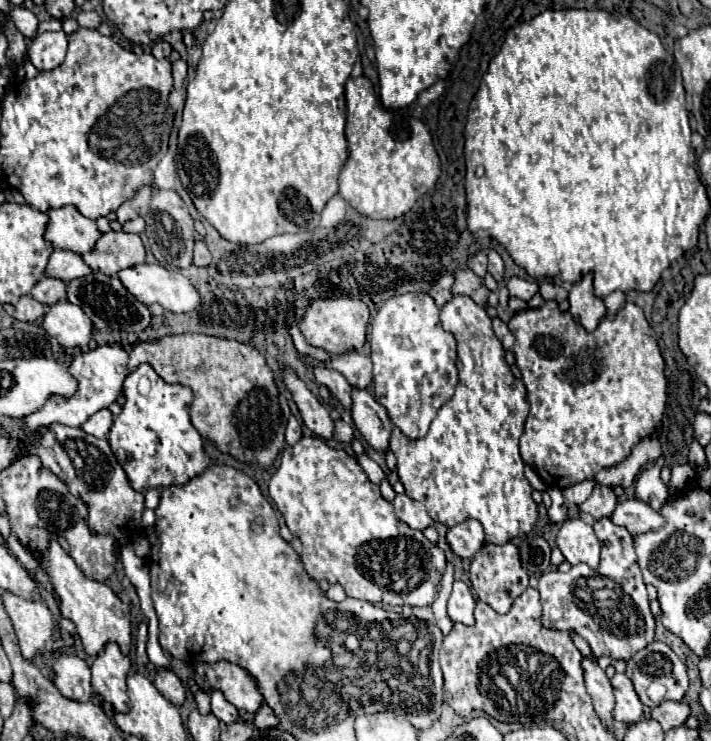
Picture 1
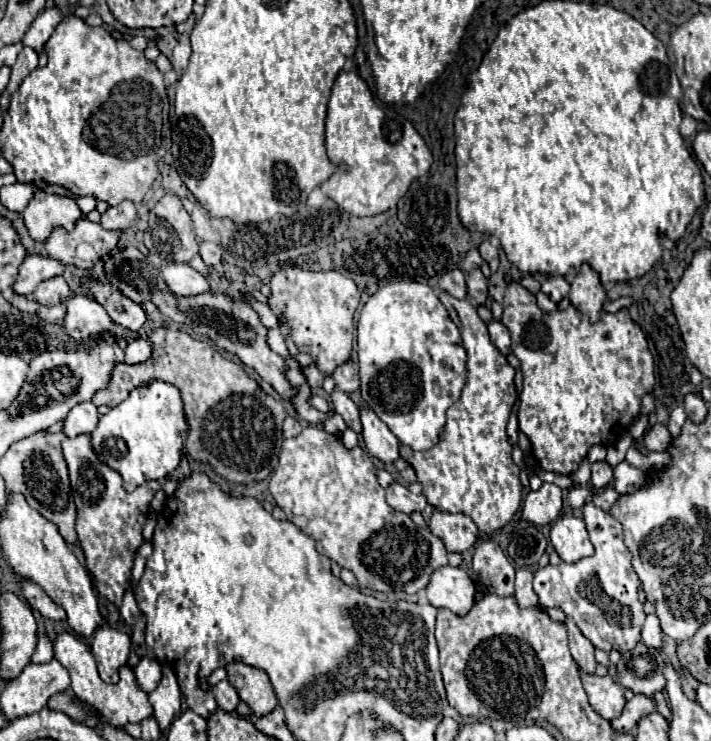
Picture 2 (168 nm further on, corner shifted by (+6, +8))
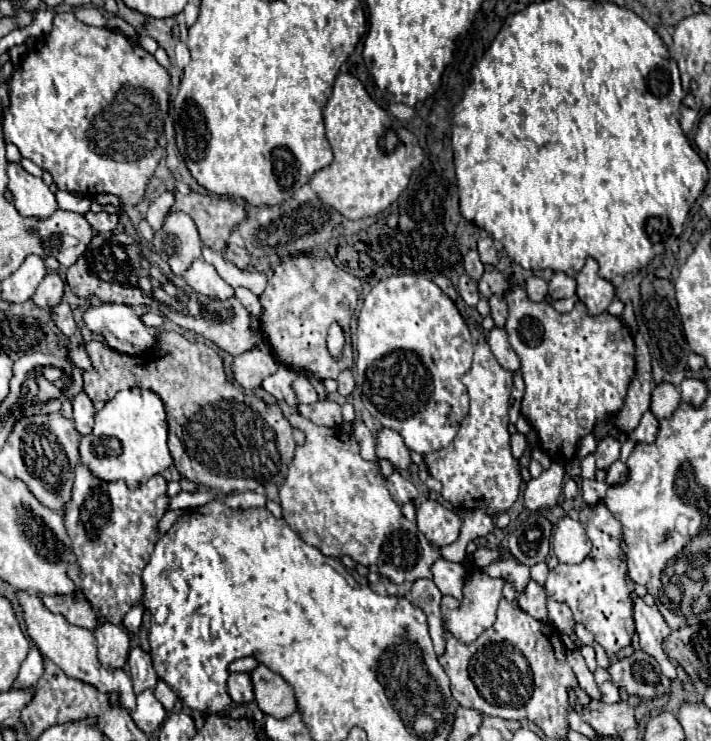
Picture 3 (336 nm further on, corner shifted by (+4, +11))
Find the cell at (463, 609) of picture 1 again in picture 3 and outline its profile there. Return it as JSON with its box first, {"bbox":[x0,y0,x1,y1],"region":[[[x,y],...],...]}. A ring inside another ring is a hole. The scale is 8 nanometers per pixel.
{"bbox":[431,559,467,601],"region":[[[439,559],[439,561],[435,561],[431,571],[433,571],[433,581],[435,581],[437,589],[441,591],[441,595],[449,595],[449,597],[455,597],[459,601],[463,599],[467,571],[461,563]]]}

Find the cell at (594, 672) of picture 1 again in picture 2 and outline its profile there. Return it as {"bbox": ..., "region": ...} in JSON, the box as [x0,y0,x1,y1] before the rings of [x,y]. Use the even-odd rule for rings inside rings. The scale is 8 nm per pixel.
{"bbox":[565,616,595,674],"region":[[[567,616],[565,622],[567,626],[567,632],[569,632],[569,650],[571,650],[571,656],[573,660],[587,672],[587,674],[593,674],[595,672],[595,658],[593,658],[593,644],[581,634],[581,630],[575,626],[575,622]]]}

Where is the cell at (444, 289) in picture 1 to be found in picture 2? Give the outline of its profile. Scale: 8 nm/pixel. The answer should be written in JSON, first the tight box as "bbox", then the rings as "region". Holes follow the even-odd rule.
{"bbox":[439,270,467,300],"region":[[[451,270],[451,272],[447,272],[445,276],[441,276],[439,286],[445,292],[449,292],[451,296],[455,296],[455,298],[461,298],[461,300],[467,298],[467,286],[465,286],[465,274],[463,274],[463,270]]]}

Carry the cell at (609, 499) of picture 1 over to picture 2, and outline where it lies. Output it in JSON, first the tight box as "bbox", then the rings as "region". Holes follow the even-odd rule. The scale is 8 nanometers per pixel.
{"bbox":[591,460,613,488],"region":[[[603,460],[591,464],[591,484],[593,488],[605,488],[613,478],[613,468]]]}

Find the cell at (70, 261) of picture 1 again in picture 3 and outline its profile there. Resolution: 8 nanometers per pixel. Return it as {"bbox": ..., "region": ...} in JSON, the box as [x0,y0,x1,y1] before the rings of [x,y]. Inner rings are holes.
{"bbox":[1,255,47,303],"region":[[[29,255],[17,271],[13,271],[5,281],[3,281],[3,293],[1,297],[11,303],[23,303],[33,297],[37,285],[43,281],[47,275],[45,261],[37,255]]]}

